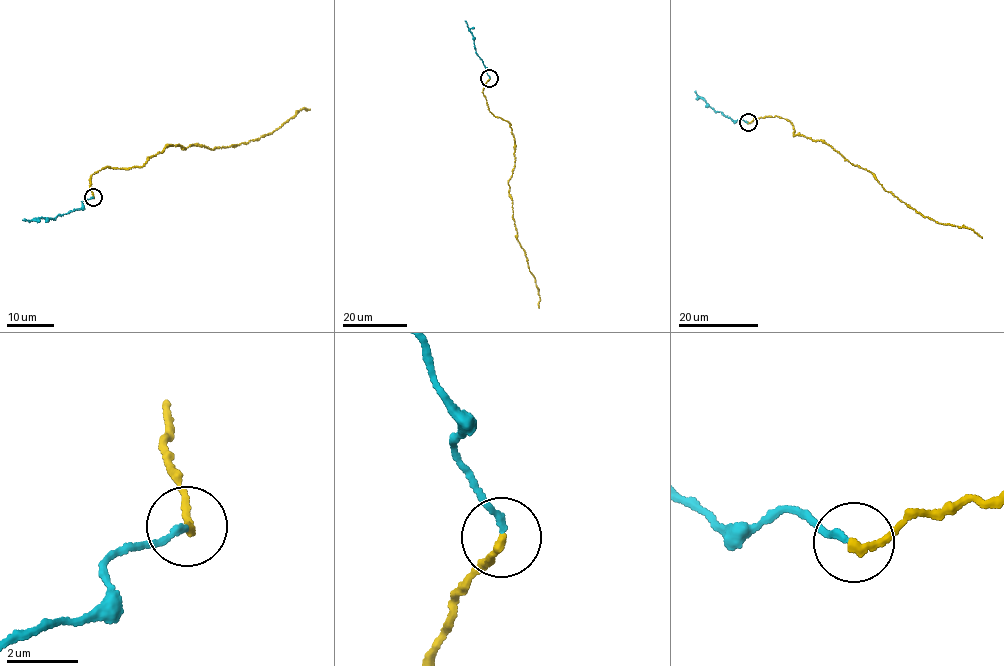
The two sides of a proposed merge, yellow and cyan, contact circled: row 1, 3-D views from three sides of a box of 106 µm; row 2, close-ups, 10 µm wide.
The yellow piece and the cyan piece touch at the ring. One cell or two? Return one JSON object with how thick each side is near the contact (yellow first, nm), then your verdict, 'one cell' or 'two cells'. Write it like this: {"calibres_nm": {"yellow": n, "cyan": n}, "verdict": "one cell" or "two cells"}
{"calibres_nm": {"yellow": 200, "cyan": 170}, "verdict": "one cell"}

